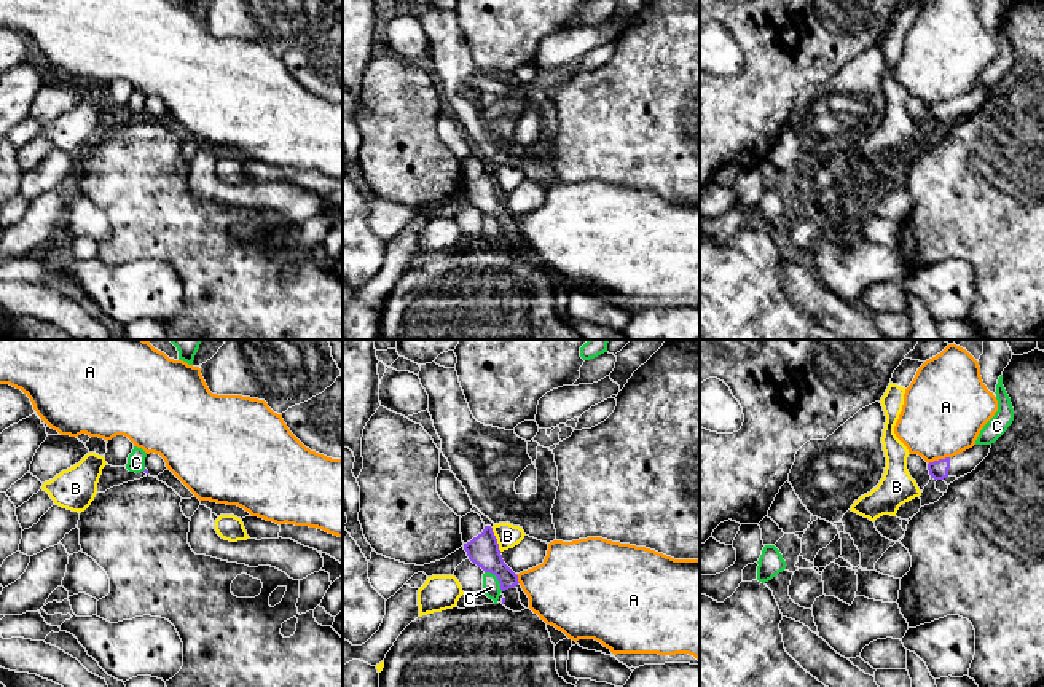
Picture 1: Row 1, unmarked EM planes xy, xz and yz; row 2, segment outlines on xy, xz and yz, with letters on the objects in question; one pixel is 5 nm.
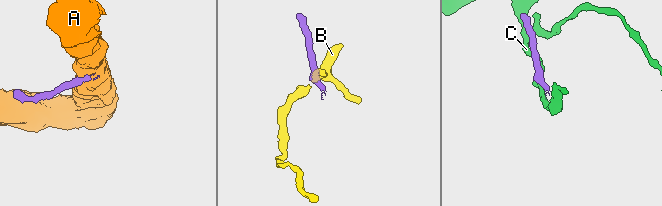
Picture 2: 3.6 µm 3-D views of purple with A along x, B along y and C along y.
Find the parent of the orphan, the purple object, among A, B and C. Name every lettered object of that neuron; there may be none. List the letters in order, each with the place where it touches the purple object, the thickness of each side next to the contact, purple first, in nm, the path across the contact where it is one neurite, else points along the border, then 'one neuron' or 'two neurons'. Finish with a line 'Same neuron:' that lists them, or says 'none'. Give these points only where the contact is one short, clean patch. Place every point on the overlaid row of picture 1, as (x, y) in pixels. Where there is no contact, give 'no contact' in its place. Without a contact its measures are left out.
A: contact yz (939, 459); calibres 100 and 420 nm; border yz (949, 456), (928, 464); two neurons
B: contact xz (496, 539); calibres 160 and 120 nm; border xz (491, 528), (501, 550); two neurons
C: contact xz (498, 579); calibres 160 and 90 nm; two neurons
Same neuron: none

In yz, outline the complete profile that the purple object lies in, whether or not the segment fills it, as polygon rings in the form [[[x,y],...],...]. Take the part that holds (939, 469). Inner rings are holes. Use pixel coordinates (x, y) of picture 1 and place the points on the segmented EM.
[[[974,445],[972,448],[953,456],[928,464],[931,478],[964,477],[988,456],[991,445]]]

